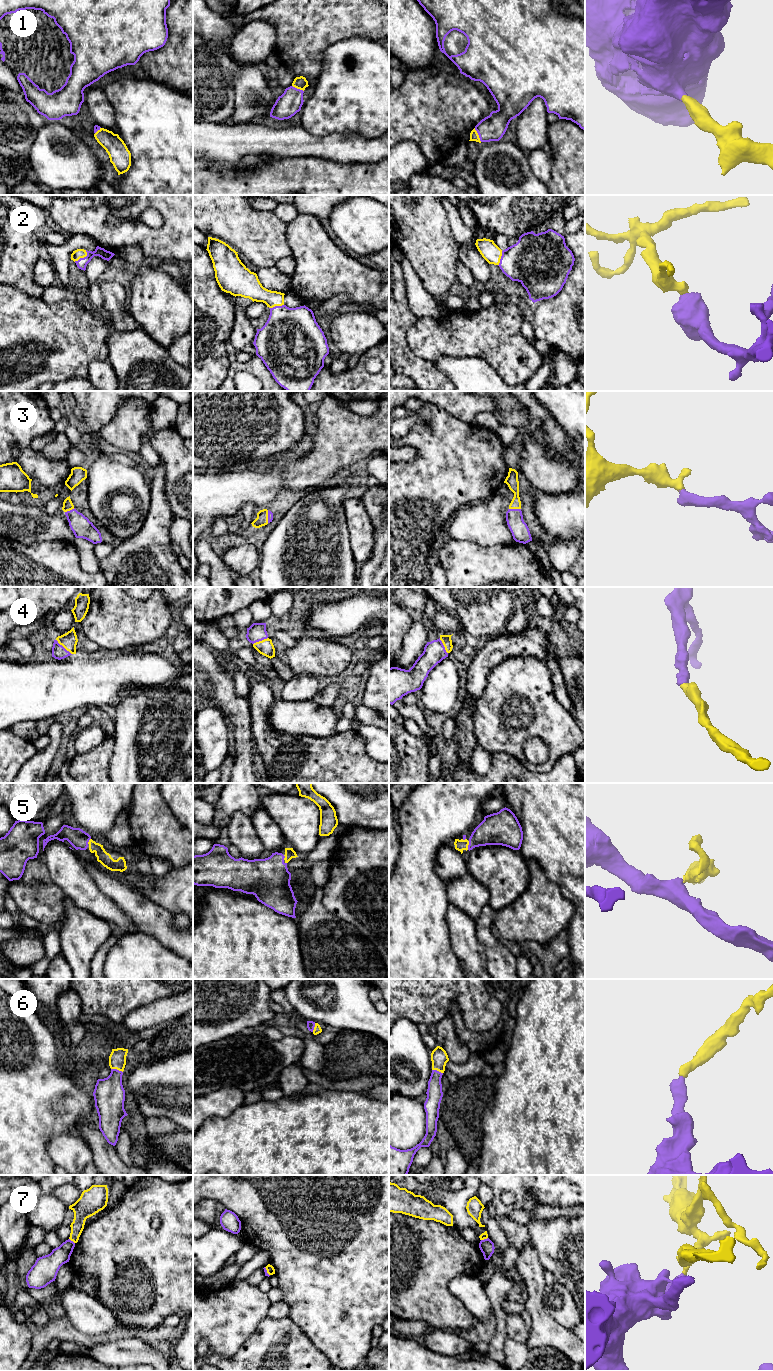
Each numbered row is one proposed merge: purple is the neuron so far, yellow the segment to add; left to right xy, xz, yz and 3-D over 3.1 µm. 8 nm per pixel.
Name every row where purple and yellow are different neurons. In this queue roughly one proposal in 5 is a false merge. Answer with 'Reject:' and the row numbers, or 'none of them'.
Reject: 7

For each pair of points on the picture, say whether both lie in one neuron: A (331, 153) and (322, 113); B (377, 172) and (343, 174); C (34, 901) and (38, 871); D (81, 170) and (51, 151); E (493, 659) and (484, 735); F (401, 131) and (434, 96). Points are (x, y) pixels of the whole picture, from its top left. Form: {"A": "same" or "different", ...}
{"A": "different", "B": "same", "C": "same", "D": "same", "E": "different", "F": "same"}

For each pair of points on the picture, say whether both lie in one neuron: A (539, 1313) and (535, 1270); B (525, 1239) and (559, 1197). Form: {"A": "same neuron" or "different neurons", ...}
{"A": "same neuron", "B": "same neuron"}

